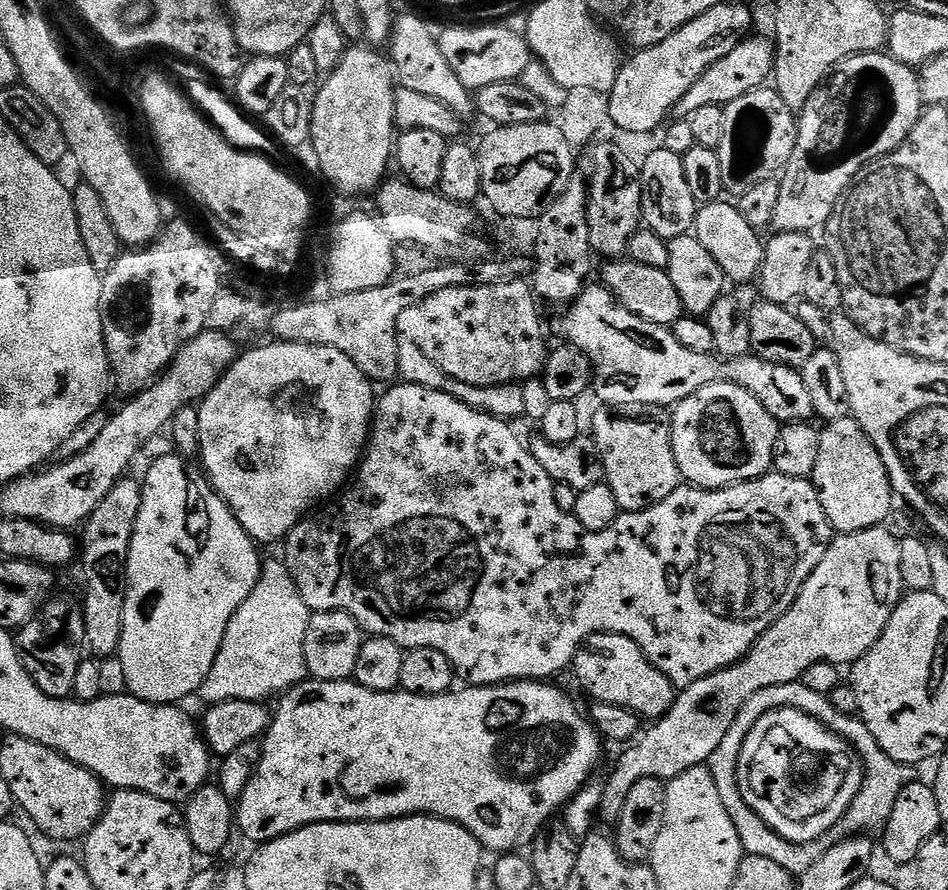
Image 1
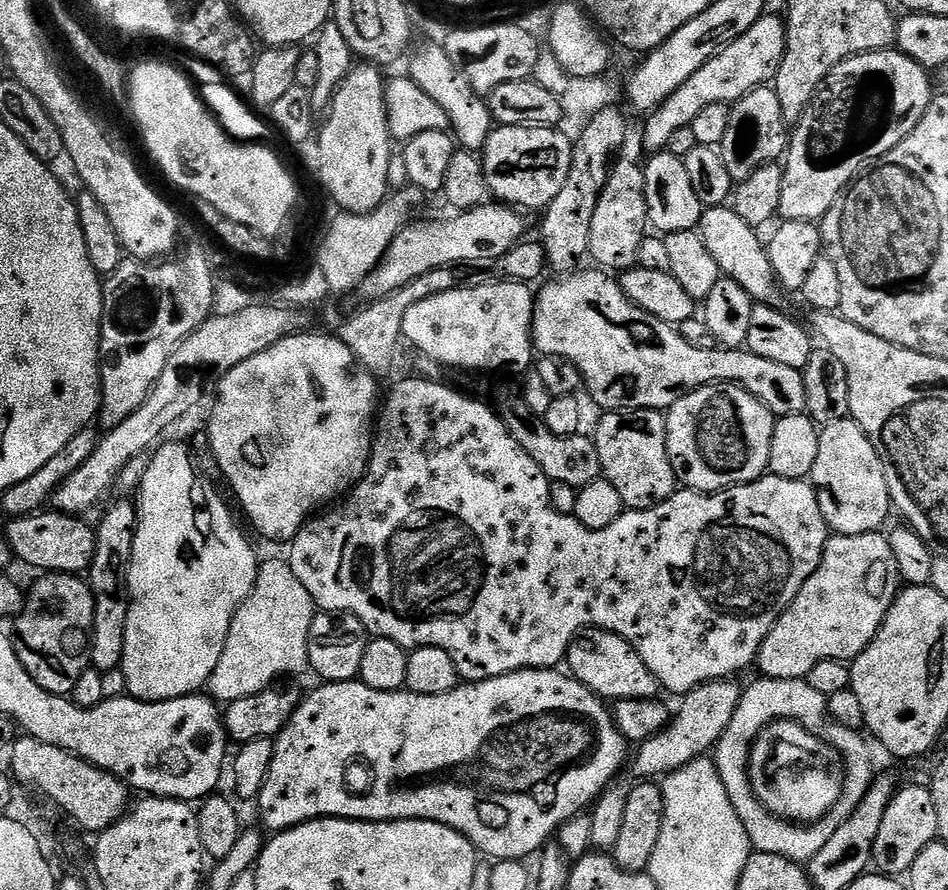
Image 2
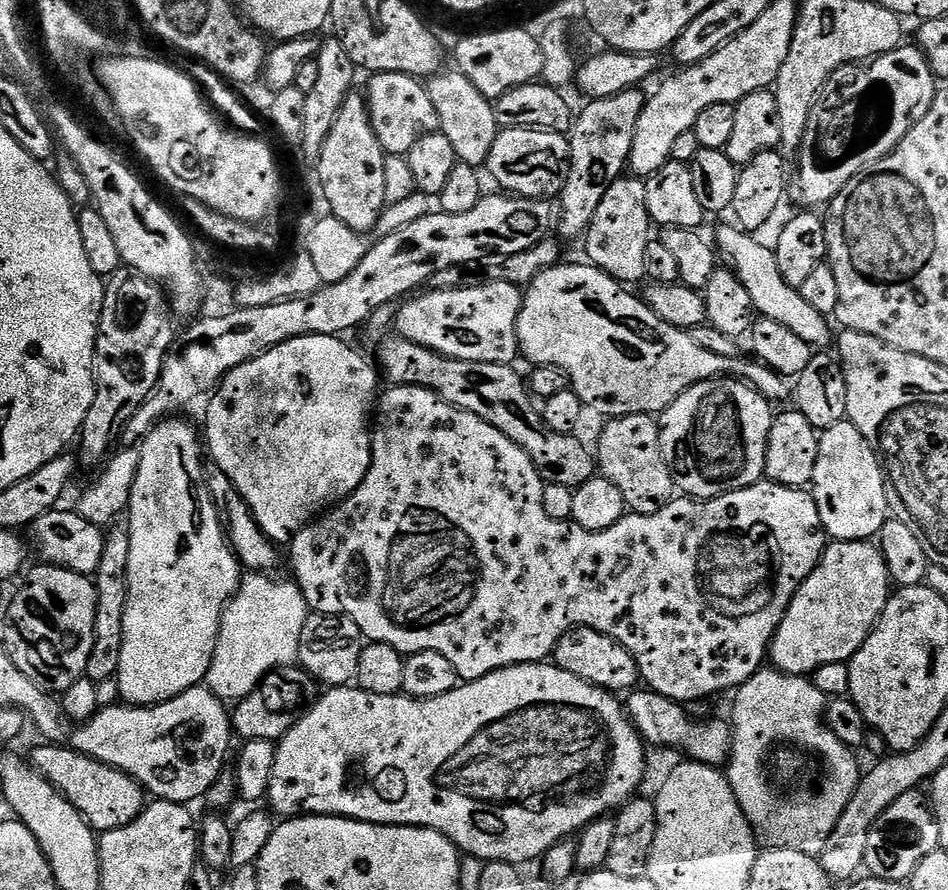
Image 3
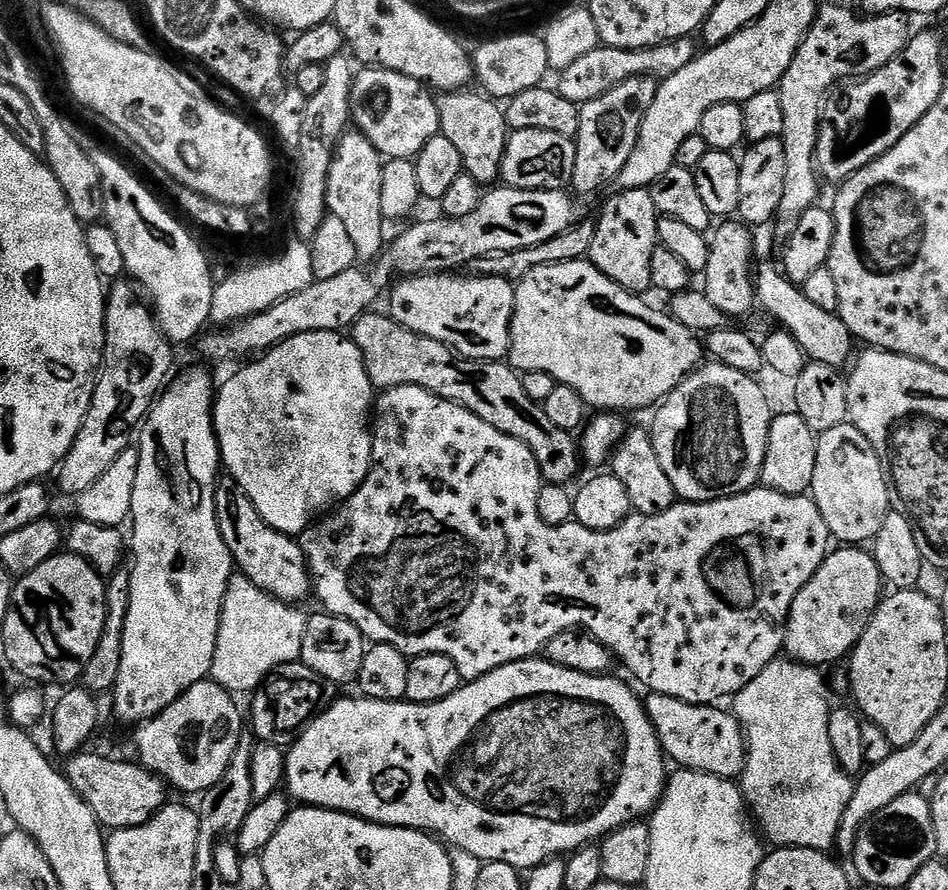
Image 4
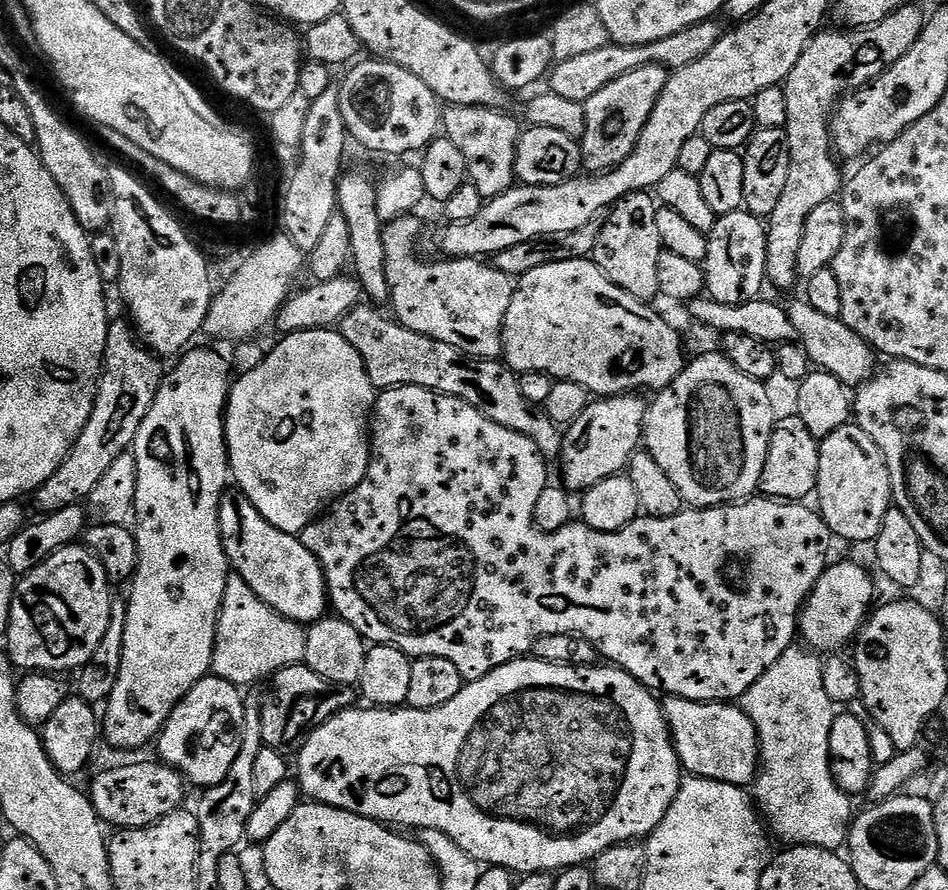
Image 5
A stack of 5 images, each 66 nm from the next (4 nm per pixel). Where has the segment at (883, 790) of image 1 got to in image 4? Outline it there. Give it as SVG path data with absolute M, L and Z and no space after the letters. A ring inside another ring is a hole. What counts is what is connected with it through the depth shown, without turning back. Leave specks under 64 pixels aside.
M777 658L768 663L766 670L762 670L750 686L736 693L730 708L743 726L744 740L748 744L744 772L738 778L740 793L744 795L744 802L759 831L765 837L768 835L776 846L828 852L835 845L846 806L850 806L854 780L841 768L834 754L834 746L830 746L828 688L820 672L823 671L811 664L800 664L791 658Z

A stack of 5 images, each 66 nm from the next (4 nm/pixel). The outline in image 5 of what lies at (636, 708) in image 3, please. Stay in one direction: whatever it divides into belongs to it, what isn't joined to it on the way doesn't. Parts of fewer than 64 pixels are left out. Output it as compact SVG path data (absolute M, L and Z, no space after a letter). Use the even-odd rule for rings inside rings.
M665 695L662 703L672 730L680 767L688 776L701 776L727 784L748 786L760 770L760 736L744 709L732 702L694 702Z

